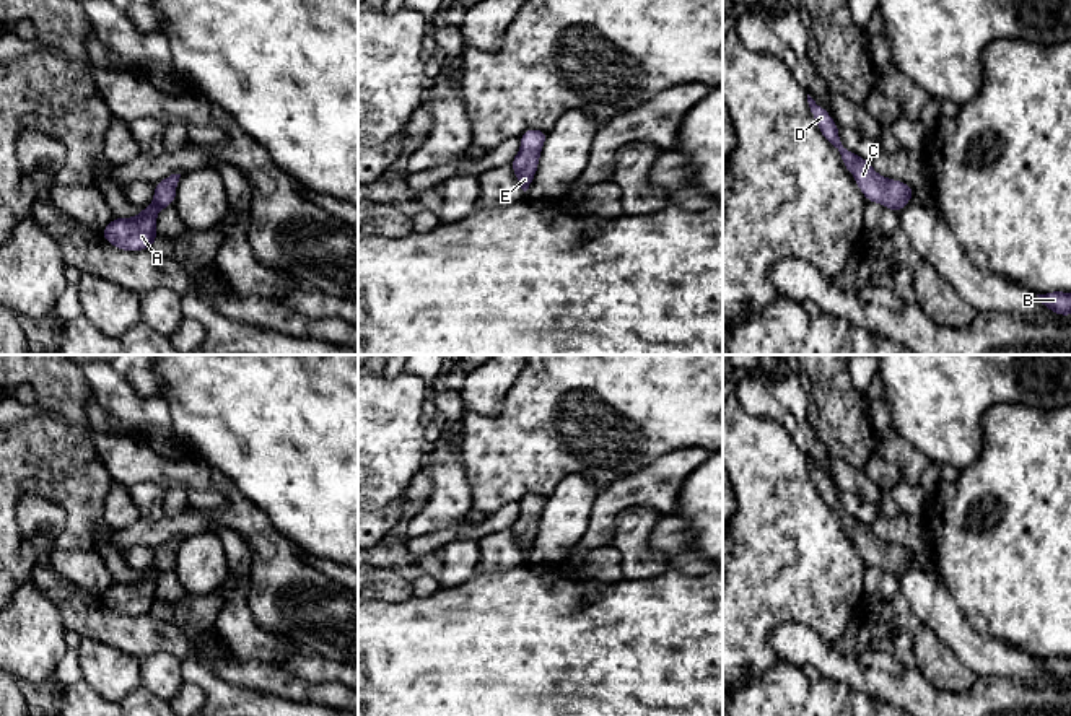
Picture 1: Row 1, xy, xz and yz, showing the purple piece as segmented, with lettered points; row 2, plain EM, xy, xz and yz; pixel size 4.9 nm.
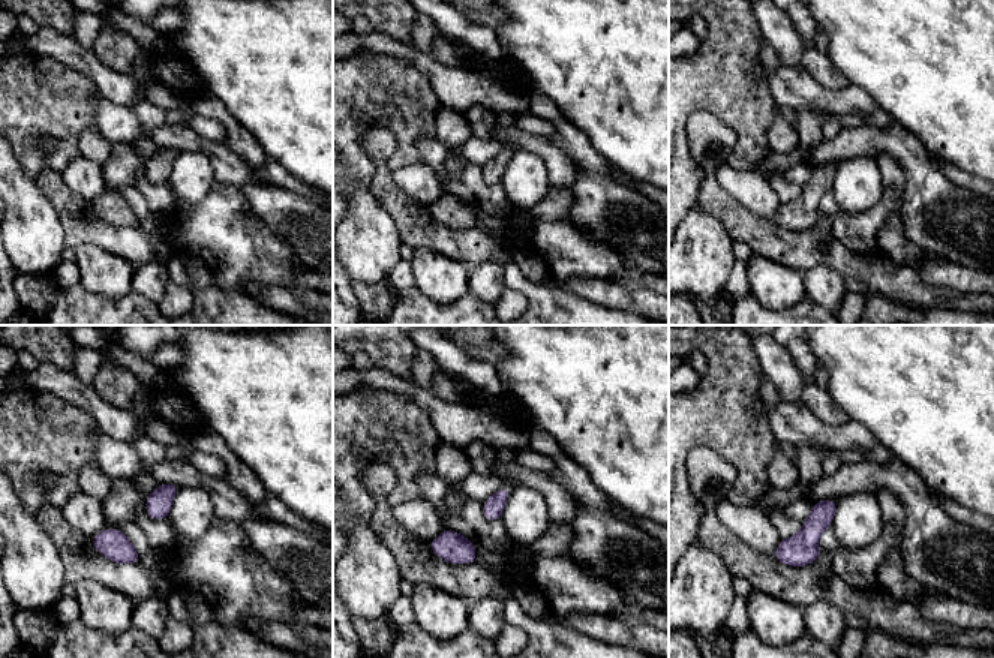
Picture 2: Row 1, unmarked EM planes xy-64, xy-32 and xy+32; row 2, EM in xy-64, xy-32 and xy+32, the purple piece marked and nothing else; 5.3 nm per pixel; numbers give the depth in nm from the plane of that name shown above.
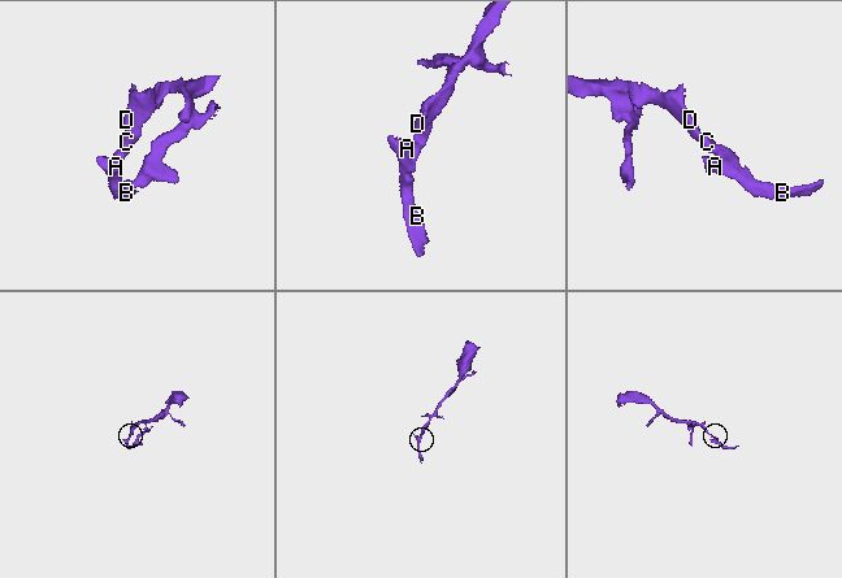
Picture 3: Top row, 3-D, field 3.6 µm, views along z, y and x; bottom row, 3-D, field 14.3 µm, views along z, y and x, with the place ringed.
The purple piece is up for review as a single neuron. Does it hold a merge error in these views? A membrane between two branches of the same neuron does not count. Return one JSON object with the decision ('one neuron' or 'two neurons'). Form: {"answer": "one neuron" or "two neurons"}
{"answer": "one neuron"}

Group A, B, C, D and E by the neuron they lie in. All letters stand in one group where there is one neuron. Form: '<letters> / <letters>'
A B C D E

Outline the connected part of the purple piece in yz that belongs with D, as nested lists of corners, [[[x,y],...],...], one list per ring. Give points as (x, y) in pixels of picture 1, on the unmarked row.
[[[809,459],[807,467],[822,500],[832,511],[840,516],[843,529],[856,542],[856,548],[868,566],[882,568],[895,578],[900,576],[913,561],[915,553],[902,545],[885,544],[879,540],[871,532],[868,524],[848,516],[840,506],[837,487],[828,480],[828,477]]]

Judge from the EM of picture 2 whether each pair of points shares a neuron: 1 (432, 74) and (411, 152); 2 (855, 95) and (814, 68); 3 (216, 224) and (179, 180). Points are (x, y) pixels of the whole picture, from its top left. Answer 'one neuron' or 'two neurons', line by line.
1: two neurons
2: two neurons
3: two neurons

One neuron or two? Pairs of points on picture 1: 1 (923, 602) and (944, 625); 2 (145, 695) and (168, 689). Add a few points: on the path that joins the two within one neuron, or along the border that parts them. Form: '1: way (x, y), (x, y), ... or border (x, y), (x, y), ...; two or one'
1: way (928, 607), (941, 620); one
2: border (142, 684), (163, 698); two

